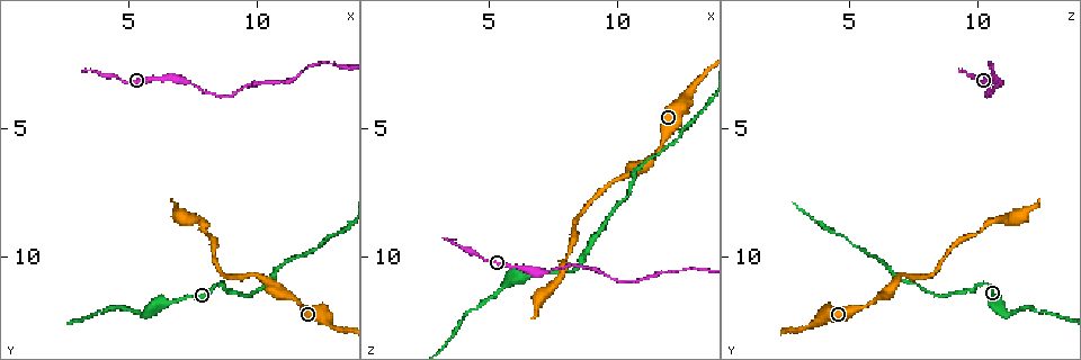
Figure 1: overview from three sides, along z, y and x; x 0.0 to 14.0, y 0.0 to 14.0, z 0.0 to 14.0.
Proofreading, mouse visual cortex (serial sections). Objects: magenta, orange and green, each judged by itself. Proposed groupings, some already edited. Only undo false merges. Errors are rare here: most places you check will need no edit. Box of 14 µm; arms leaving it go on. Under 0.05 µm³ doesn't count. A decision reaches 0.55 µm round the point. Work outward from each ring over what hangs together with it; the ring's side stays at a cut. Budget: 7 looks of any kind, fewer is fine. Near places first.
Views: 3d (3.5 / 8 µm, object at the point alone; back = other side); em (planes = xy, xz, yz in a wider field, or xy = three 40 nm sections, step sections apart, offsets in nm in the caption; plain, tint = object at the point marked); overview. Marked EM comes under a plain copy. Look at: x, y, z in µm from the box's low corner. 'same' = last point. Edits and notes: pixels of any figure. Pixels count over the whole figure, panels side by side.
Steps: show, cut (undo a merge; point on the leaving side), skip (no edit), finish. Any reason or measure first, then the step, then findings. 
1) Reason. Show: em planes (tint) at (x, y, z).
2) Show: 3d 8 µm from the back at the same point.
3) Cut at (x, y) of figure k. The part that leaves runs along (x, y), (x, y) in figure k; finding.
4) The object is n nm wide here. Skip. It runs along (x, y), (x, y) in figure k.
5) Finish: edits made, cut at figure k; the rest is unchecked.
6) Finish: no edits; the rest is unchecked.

Show: 3d 3.5 µm at (5.7, 12.1, 11.0).

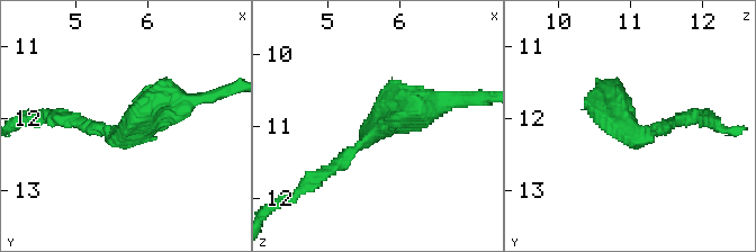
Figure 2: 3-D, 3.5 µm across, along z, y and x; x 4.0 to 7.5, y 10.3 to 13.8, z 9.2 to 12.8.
The arms are 150, 400 nm wide; need the tissue. Show: em xy step 3 (tint) at (5.75, 12.20, 10.95).

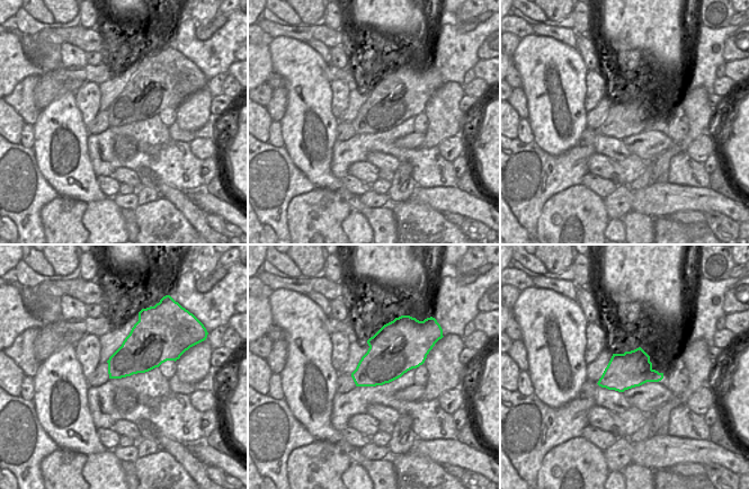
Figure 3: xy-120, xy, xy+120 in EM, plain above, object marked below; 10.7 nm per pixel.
The object is 480 nm wide here. Skip. It runs along (442, 101), (394, 109), (329, 170) in figure 2; one cell here.

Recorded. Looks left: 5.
Calibre changes. Show: 3d 8 µm at (11.0, 11.5, 6.5).

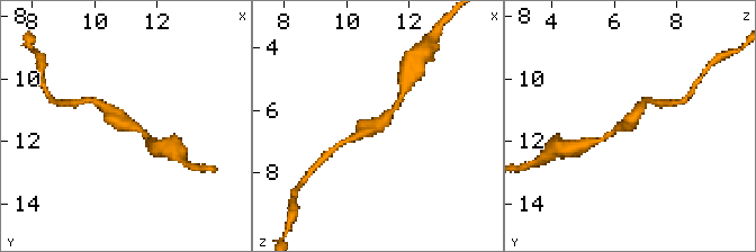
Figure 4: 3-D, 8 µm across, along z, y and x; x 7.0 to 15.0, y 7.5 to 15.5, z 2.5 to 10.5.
Show: 3d 3.5 µm at (11.0, 11.5, 6.4).

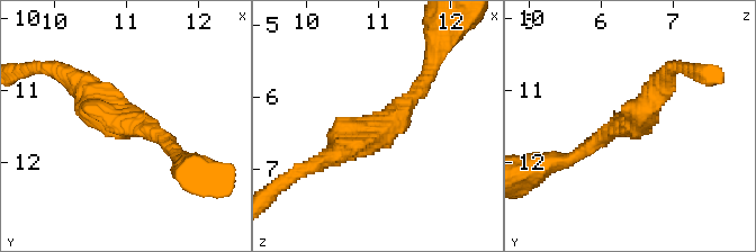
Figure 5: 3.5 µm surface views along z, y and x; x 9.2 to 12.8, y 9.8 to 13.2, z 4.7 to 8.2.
The arms are 200, 350 nm wide. Show: em xy step 2 (tint) at (11.00, 11.45, 6.45).

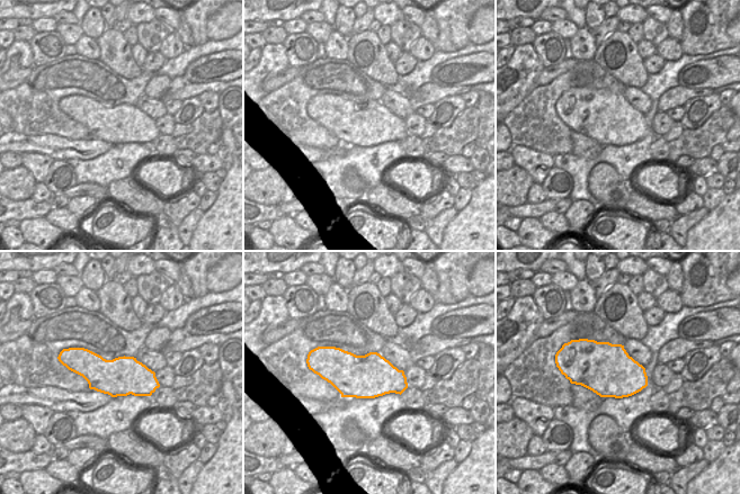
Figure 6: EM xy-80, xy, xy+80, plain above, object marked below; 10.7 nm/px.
Skip. One cell here.

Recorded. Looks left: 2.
Thick turns thin. Show: 3d 8 µm at (6.5, 3.1, 10.4).

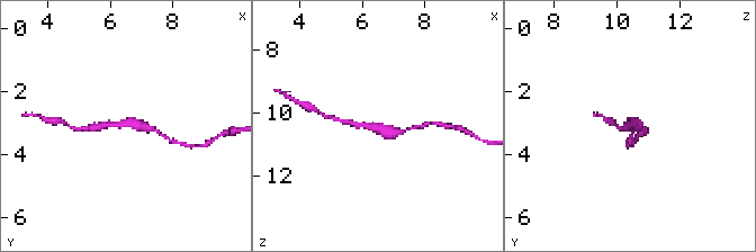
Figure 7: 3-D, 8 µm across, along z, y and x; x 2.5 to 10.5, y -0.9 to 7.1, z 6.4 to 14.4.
Show: 3d 3.5 µm at (6.4, 3.0, 10.5).

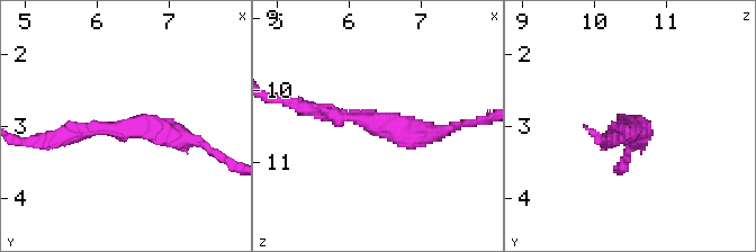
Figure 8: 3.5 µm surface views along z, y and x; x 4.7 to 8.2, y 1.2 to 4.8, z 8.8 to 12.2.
The arms are 200, 300 nm wide. Skip. It runs along (309, 108), (420, 134), (451, 128) in figure 8; all the same cell.

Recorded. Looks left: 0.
Finish: no edits; the rest is unchecked.

